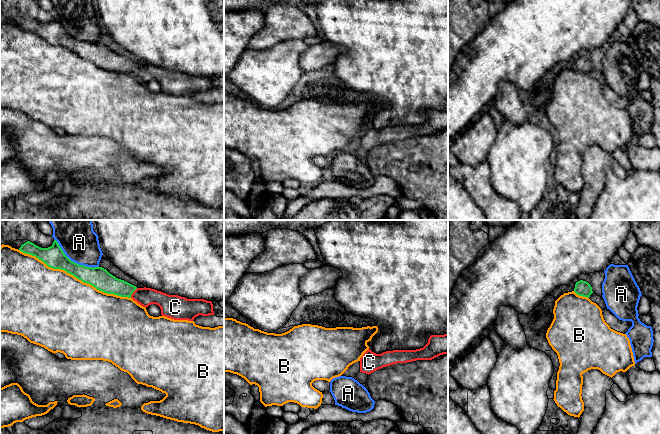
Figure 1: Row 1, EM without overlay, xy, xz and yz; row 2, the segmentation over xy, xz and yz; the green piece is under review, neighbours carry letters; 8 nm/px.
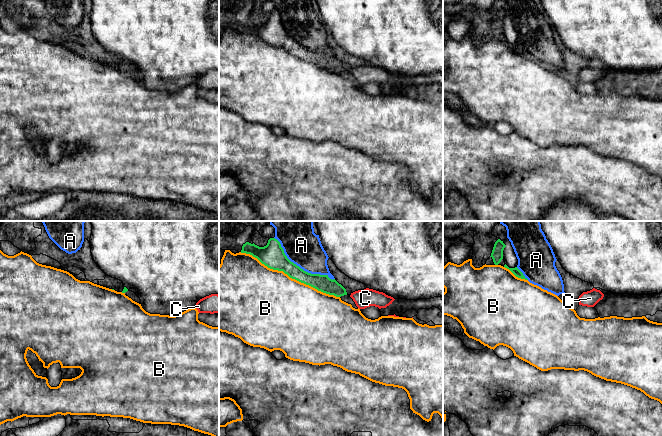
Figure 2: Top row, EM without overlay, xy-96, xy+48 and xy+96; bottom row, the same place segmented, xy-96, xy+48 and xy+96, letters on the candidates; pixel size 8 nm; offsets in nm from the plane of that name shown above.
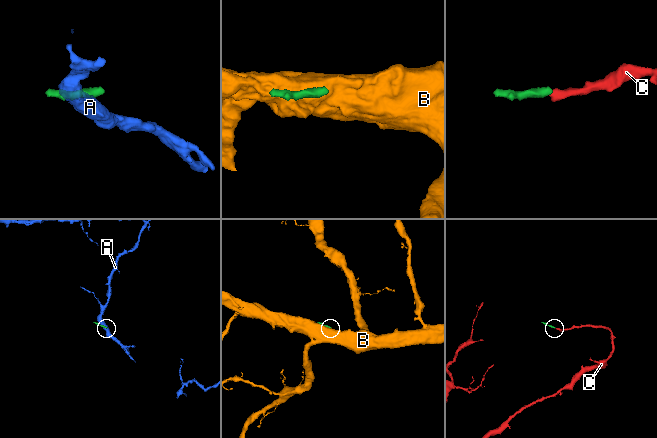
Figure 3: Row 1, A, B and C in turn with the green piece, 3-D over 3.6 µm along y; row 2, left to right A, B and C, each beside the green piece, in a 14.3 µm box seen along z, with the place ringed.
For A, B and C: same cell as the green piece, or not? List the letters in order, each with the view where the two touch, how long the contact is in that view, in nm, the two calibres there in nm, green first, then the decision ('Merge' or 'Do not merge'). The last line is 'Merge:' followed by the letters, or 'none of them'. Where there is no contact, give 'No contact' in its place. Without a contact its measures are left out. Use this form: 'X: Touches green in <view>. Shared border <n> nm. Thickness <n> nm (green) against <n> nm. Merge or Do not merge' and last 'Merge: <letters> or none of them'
A: Touches green in xy. Shared border 420 nm. Thickness 170 nm (green) against 320 nm. Do not merge
B: Touches green in xy. Shared border 1000 nm. Thickness 170 nm (green) against 480 nm. Do not merge
C: Touches green in xy. Shared border 100 nm. Thickness 160 nm (green) against 140 nm. Merge
Merge: C

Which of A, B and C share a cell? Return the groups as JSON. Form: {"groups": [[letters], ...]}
{"groups": [["A"], ["B"], ["C"]]}

